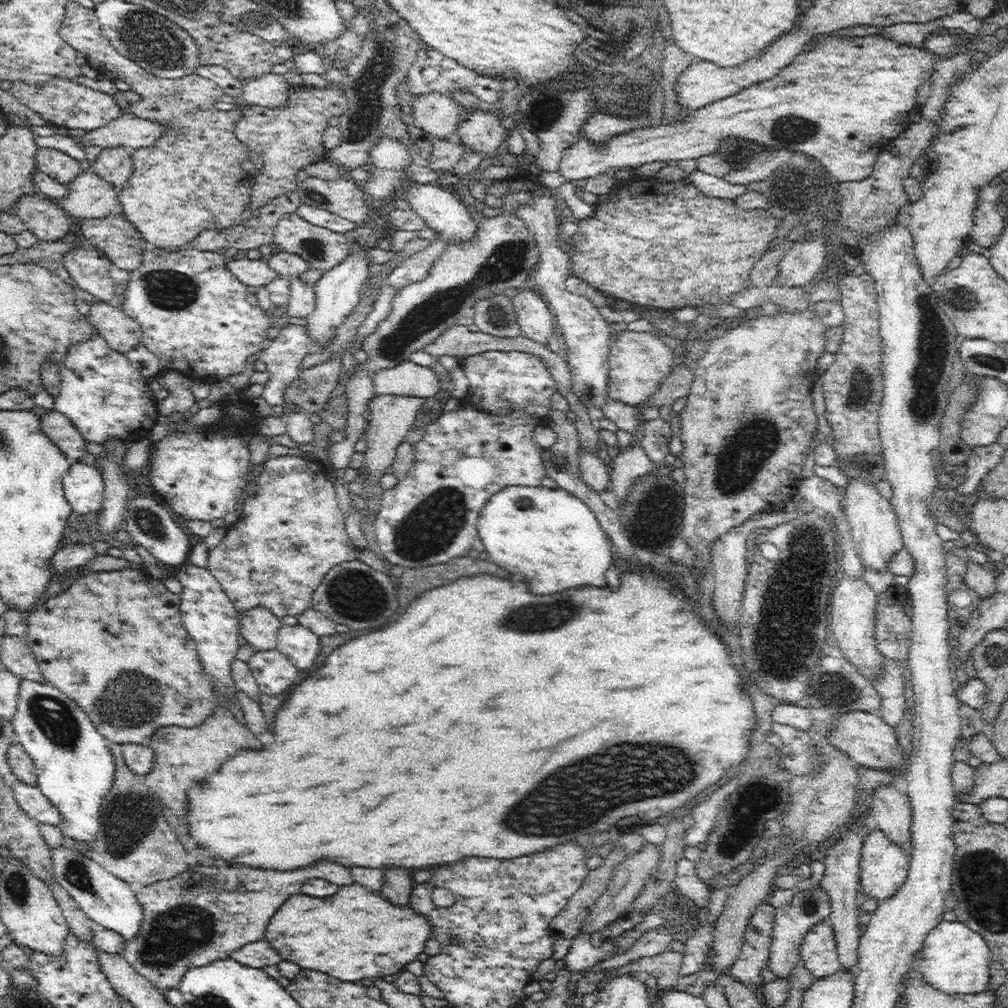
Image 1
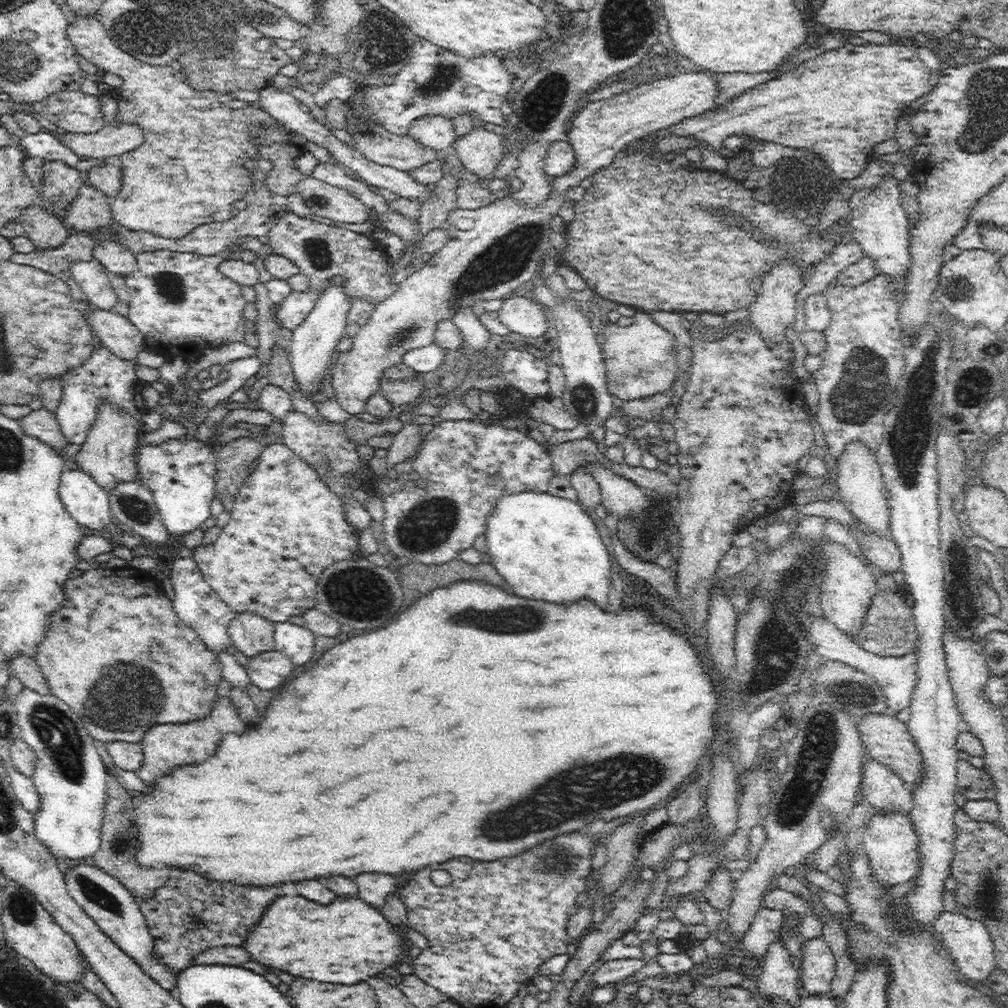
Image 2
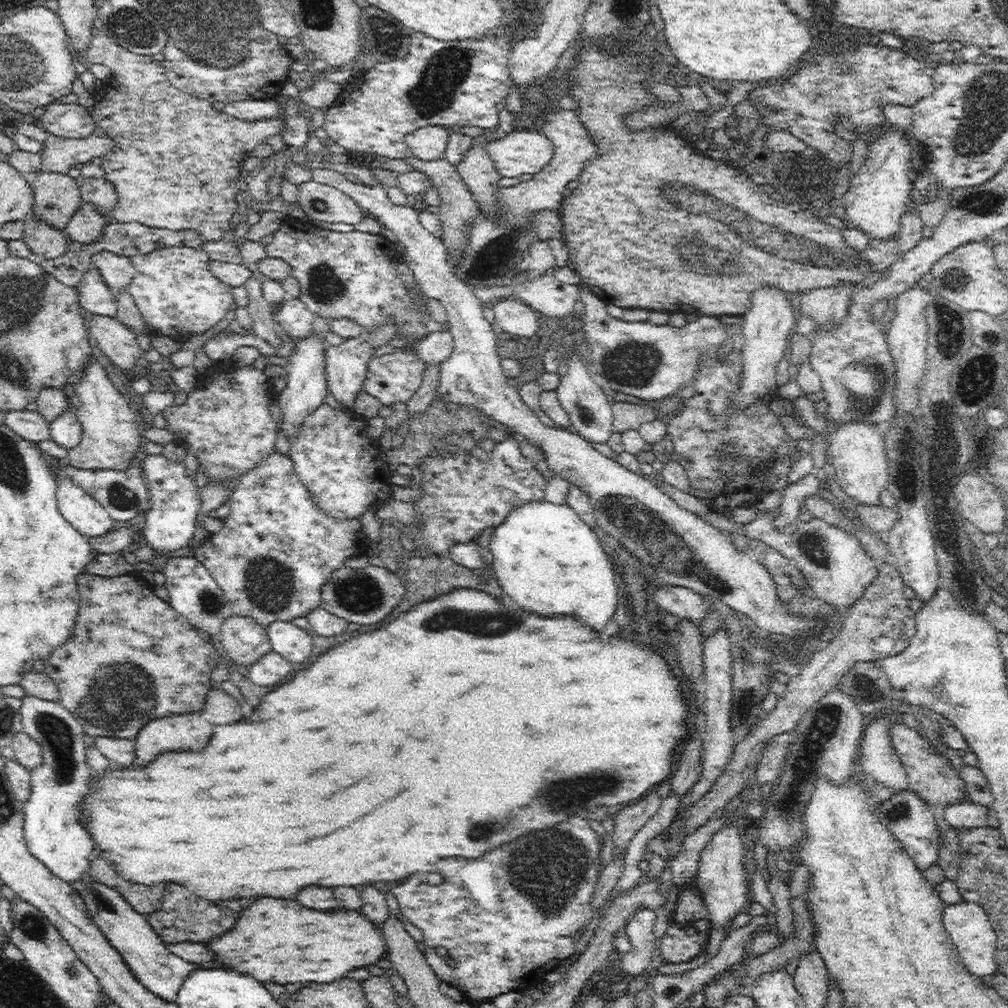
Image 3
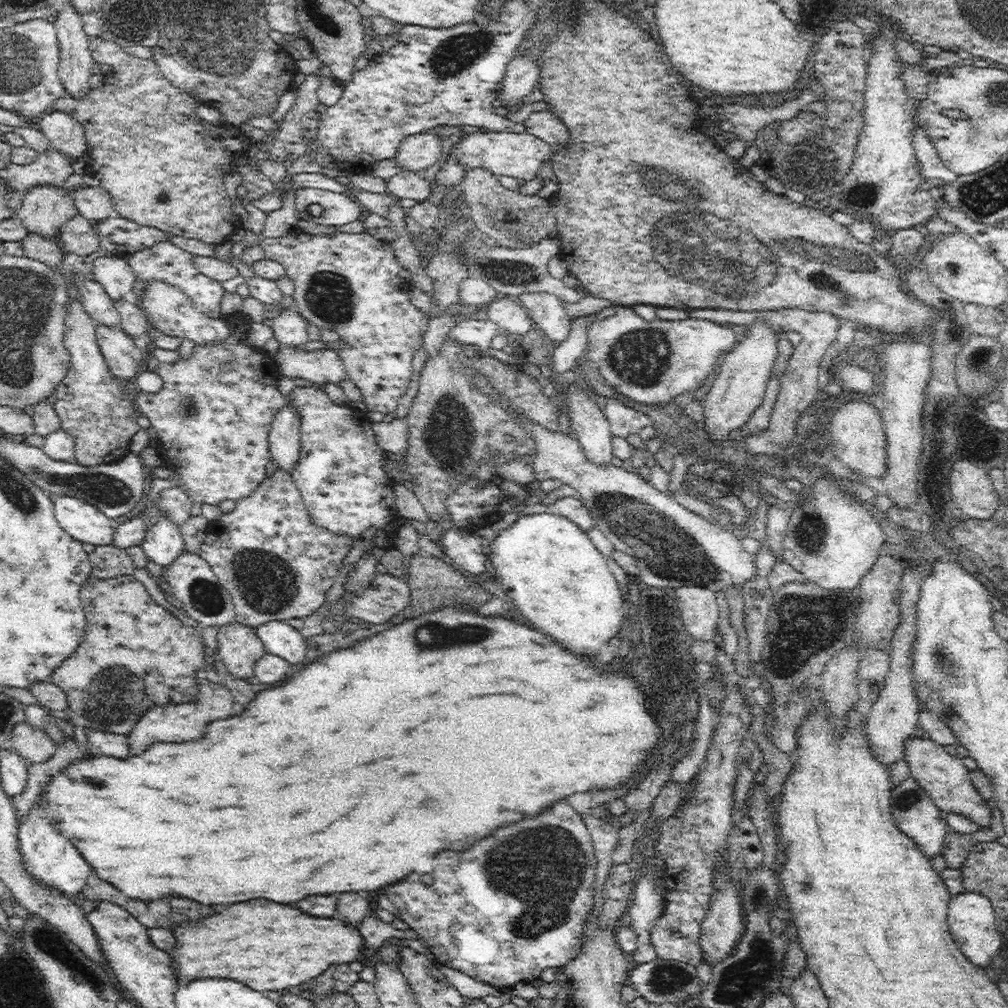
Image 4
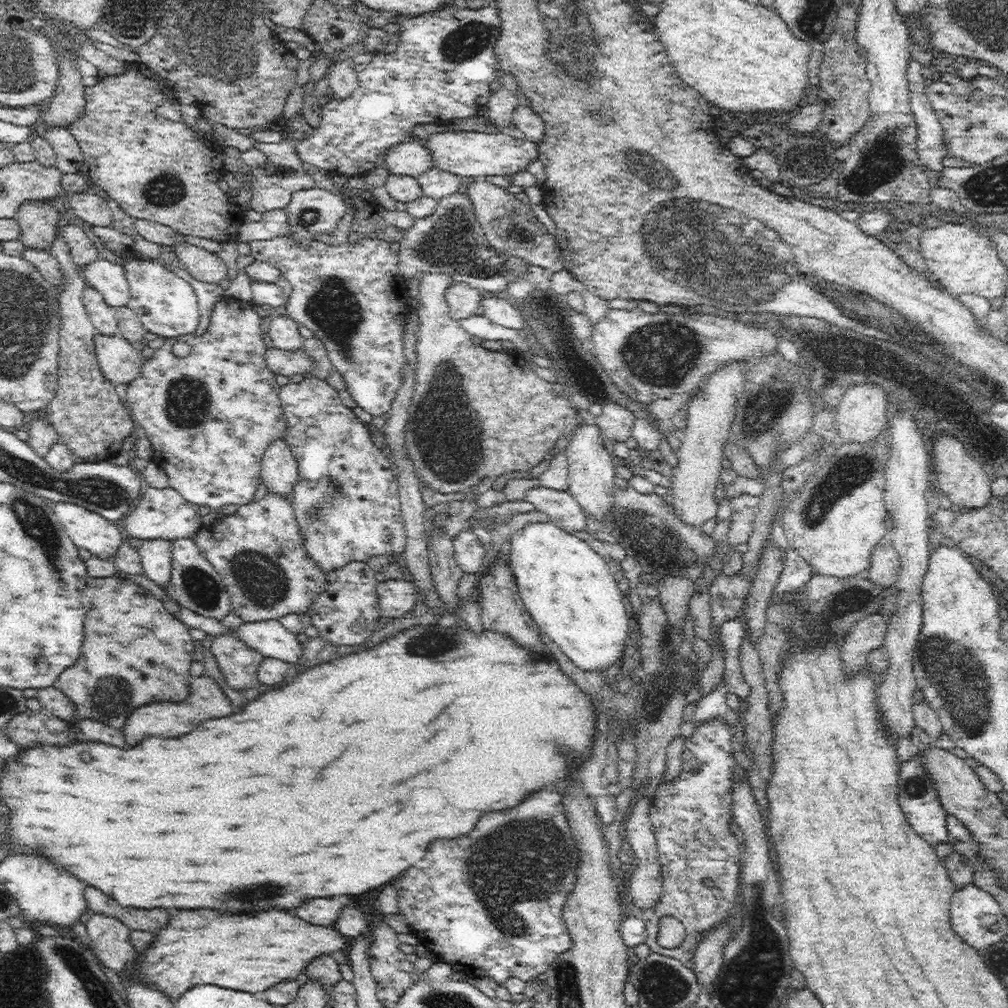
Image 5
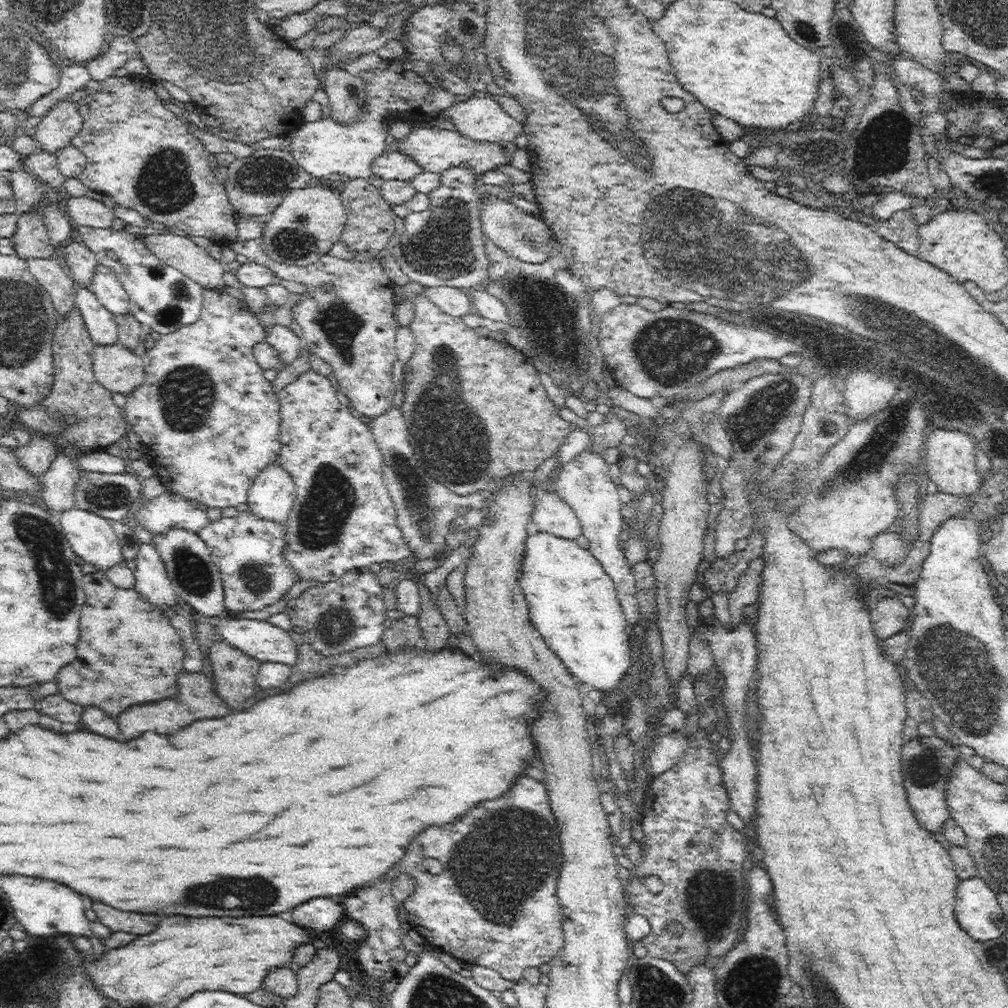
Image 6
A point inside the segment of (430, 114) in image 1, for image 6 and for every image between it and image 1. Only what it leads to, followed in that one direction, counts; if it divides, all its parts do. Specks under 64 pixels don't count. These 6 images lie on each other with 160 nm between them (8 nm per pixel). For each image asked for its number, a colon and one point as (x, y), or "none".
2: (437, 132)
3: (429, 142)
4: (419, 151)
5: (412, 158)
6: (393, 164)

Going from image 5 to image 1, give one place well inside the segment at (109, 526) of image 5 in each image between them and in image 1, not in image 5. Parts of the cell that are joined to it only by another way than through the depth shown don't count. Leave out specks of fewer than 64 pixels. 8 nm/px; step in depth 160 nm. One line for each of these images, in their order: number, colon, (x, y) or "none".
1: (83, 486)
2: (87, 502)
3: (78, 508)
4: (84, 522)

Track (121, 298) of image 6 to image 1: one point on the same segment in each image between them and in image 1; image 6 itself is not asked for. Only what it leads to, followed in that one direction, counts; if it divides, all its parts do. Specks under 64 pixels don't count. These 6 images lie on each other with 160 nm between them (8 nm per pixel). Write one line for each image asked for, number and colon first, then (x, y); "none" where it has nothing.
1: (116, 236)
2: (118, 260)
3: (117, 271)
4: (113, 273)
5: (109, 279)

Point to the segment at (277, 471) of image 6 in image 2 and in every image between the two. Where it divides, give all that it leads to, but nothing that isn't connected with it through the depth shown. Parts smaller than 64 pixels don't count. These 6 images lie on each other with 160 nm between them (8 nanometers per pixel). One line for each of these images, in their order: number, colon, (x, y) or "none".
2: (310, 349)
3: (306, 389)
4: (284, 435)
5: (279, 470)

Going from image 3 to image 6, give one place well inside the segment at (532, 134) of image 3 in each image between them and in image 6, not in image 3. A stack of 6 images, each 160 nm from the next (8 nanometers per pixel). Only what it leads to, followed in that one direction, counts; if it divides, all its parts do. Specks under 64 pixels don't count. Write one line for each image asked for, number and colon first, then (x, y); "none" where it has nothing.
4: (519, 155)
5: (466, 153)
6: (434, 149)

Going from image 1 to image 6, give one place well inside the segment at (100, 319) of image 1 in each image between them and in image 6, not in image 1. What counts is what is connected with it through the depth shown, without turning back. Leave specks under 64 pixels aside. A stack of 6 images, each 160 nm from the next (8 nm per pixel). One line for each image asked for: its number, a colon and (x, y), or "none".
2: (116, 332)
3: (117, 341)
4: (123, 358)
5: (119, 362)
6: (120, 370)

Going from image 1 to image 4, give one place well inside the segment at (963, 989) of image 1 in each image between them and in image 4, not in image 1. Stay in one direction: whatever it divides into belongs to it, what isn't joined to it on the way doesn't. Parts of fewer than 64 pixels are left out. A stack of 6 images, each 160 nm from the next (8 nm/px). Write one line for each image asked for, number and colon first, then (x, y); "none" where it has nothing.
2: (970, 943)
3: (969, 927)
4: (971, 917)

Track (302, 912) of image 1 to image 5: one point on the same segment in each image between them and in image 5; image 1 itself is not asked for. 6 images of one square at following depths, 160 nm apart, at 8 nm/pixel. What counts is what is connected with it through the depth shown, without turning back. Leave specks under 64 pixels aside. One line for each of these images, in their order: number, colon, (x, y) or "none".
2: (346, 941)
3: (281, 941)
4: (267, 946)
5: (248, 952)

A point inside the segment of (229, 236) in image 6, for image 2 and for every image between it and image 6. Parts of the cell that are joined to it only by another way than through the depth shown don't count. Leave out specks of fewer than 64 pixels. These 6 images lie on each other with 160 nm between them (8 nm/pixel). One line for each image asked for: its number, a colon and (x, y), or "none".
2: (189, 170)
3: (176, 160)
4: (163, 167)
5: (155, 169)

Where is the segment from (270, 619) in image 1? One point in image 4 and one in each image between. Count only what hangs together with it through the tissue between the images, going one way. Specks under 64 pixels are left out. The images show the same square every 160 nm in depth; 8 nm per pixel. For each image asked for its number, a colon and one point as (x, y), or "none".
2: (251, 634)
3: (245, 640)
4: (239, 647)

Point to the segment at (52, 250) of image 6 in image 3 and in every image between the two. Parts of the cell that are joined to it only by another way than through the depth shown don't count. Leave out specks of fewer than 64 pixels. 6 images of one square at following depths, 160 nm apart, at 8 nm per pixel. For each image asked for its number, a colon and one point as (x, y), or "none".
3: (57, 197)
4: (43, 209)
5: (39, 221)

